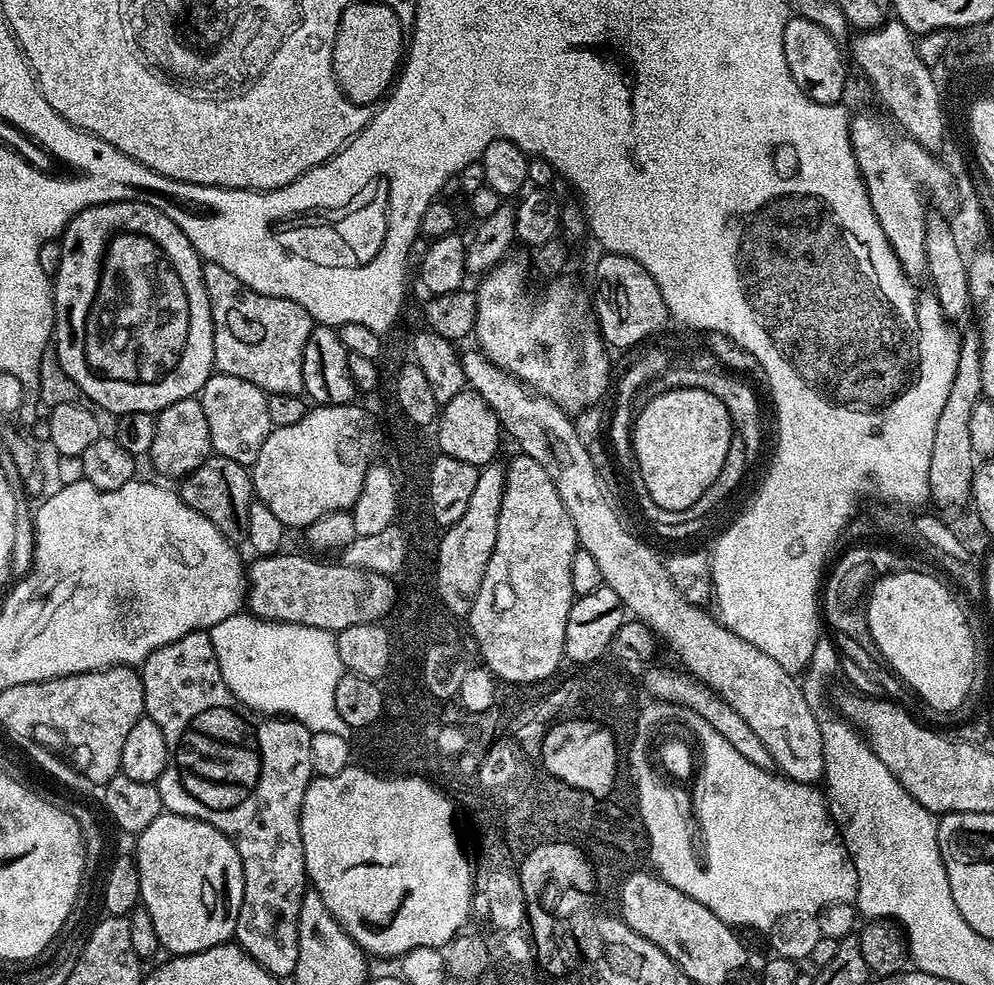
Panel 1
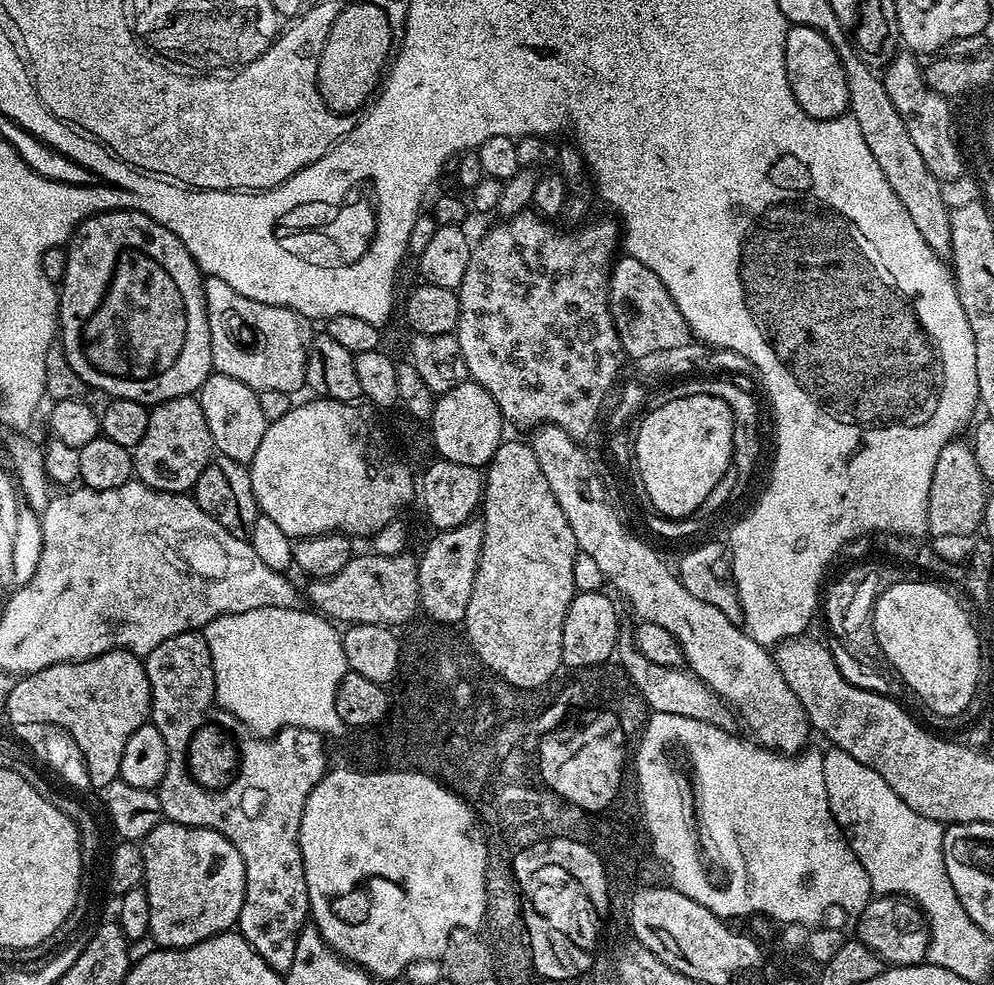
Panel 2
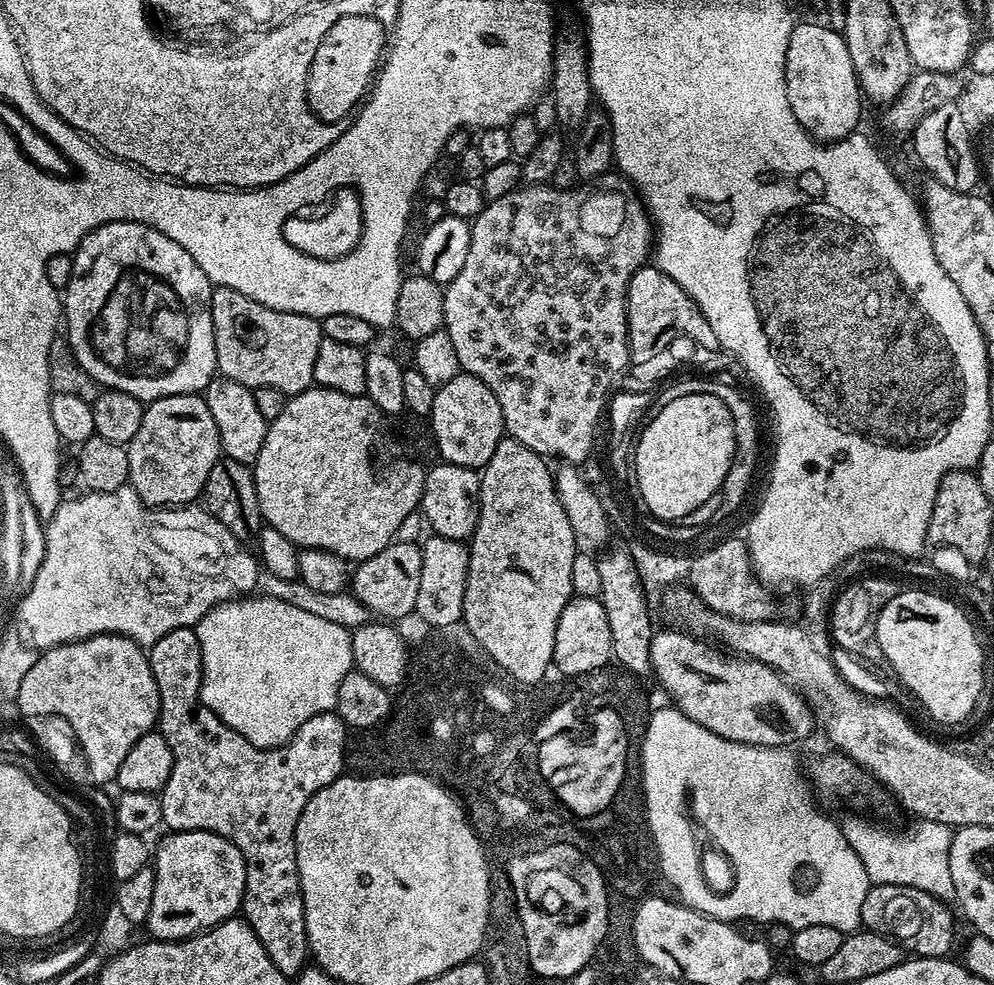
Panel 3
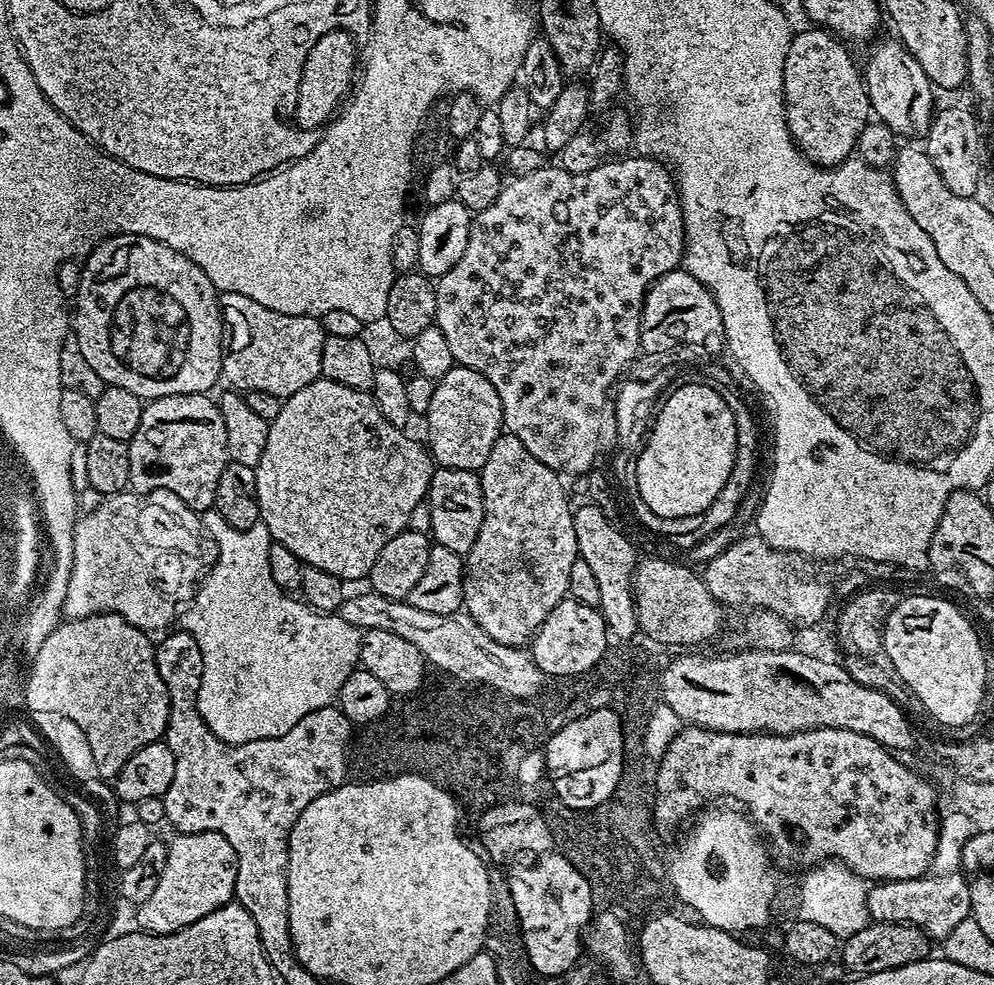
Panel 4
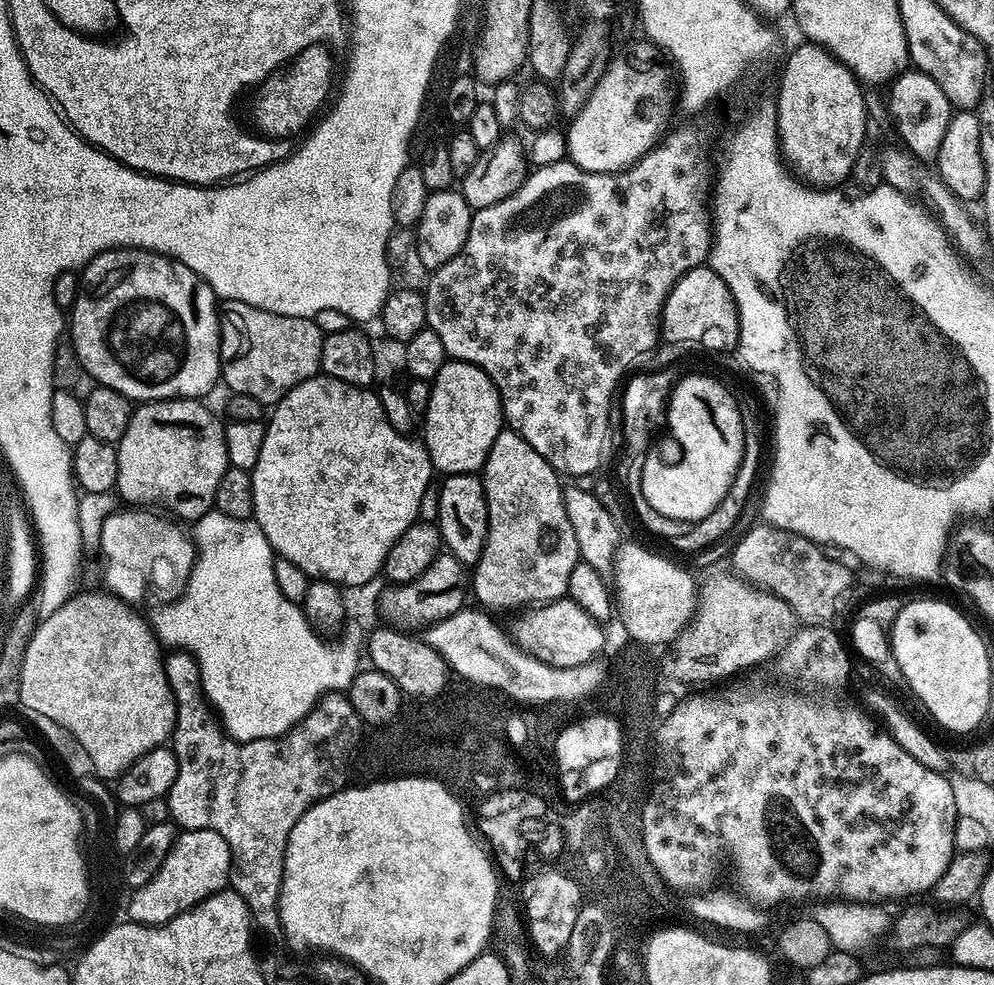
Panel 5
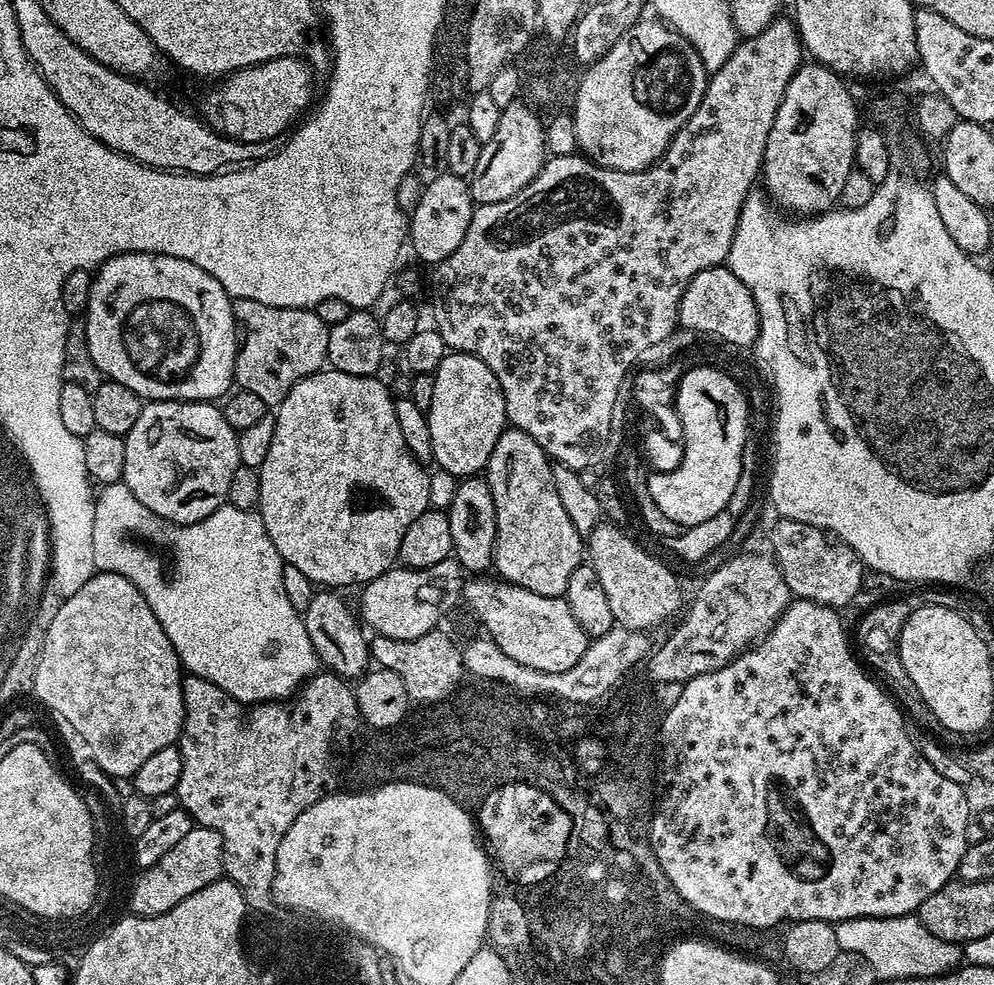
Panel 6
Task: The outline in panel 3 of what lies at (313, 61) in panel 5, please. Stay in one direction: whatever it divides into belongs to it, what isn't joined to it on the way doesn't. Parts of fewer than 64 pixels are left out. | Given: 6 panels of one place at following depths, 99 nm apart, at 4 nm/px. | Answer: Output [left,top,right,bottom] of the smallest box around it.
[306,15,386,124]

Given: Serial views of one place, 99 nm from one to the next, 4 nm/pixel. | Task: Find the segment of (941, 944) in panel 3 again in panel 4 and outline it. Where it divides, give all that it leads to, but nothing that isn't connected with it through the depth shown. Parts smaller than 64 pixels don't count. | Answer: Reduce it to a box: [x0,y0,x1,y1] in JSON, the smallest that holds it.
[868,871,971,942]

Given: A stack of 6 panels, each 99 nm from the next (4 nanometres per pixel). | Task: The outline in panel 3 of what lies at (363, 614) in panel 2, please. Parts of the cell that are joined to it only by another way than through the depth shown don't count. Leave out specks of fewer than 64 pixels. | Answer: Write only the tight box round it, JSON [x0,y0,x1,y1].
[350,540,422,622]

